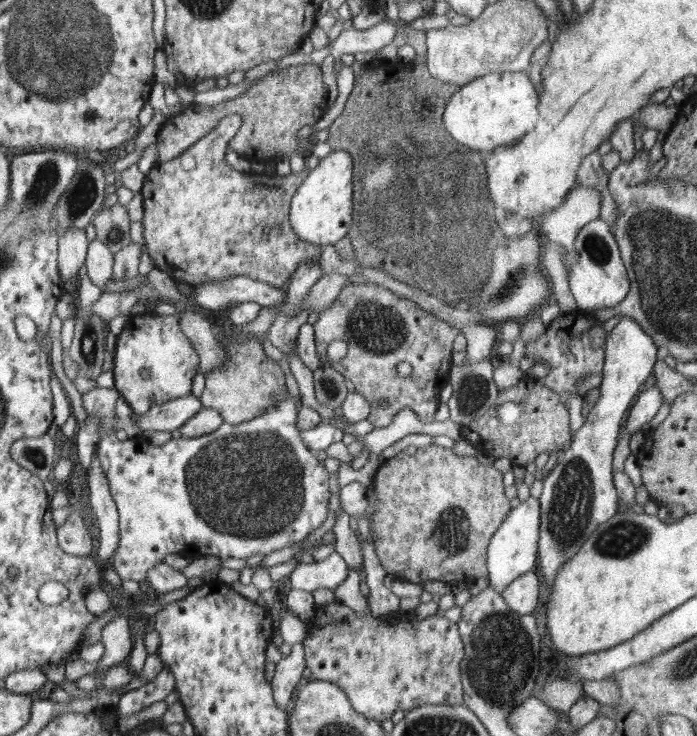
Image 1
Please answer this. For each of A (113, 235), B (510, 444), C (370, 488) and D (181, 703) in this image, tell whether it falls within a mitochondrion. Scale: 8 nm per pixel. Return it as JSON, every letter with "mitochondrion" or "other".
{"A":"mitochondrion","B":"other","C":"other","D":"other"}

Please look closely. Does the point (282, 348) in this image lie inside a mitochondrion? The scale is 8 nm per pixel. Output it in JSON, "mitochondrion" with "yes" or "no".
{"mitochondrion":"no"}

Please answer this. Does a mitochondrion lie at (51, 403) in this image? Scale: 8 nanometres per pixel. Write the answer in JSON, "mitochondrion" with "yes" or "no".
{"mitochondrion":"no"}

